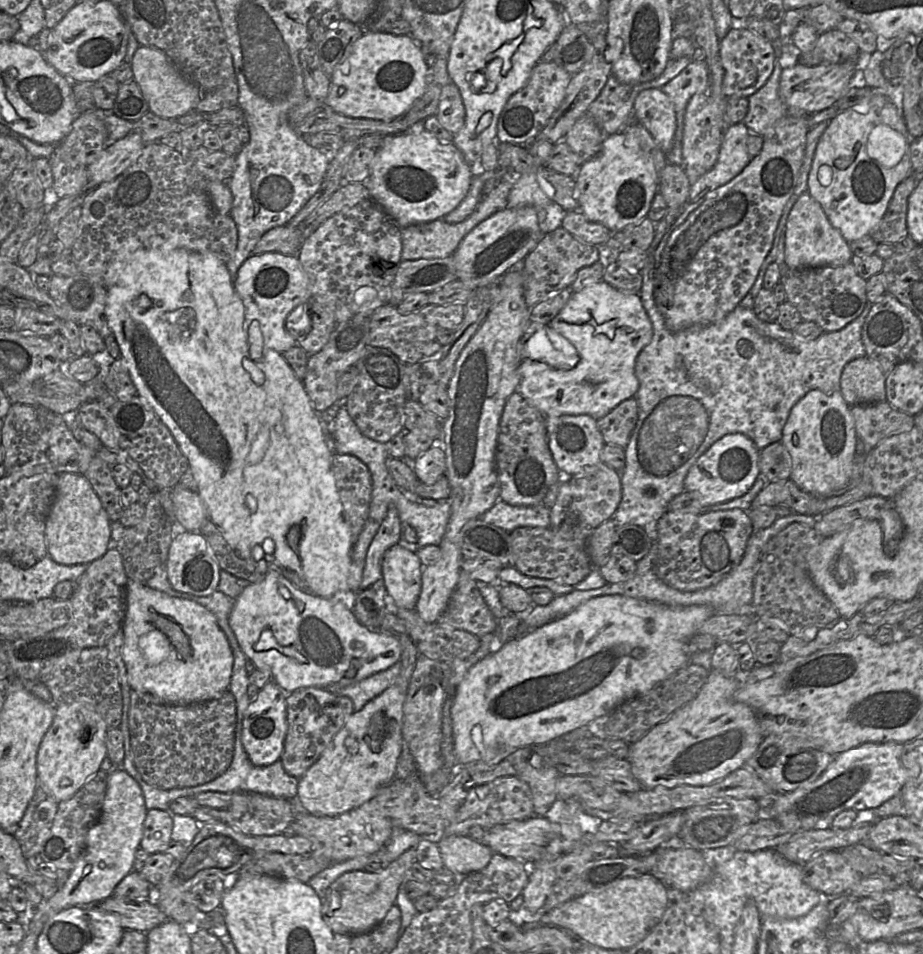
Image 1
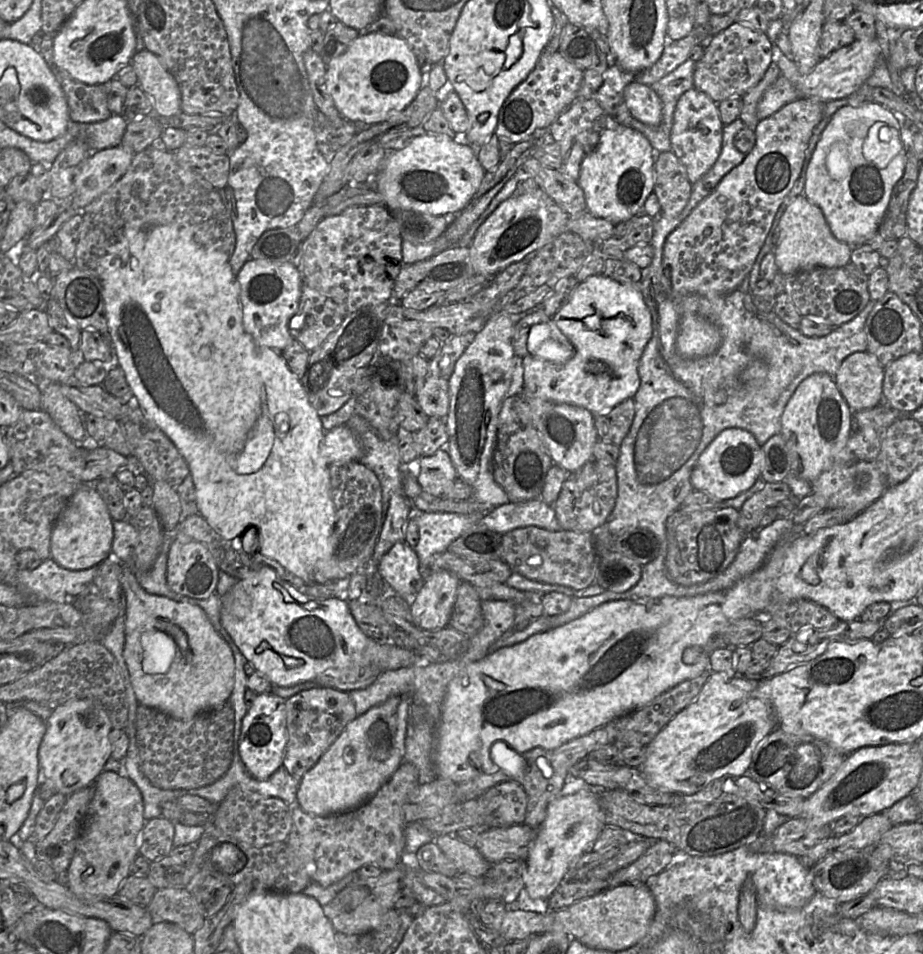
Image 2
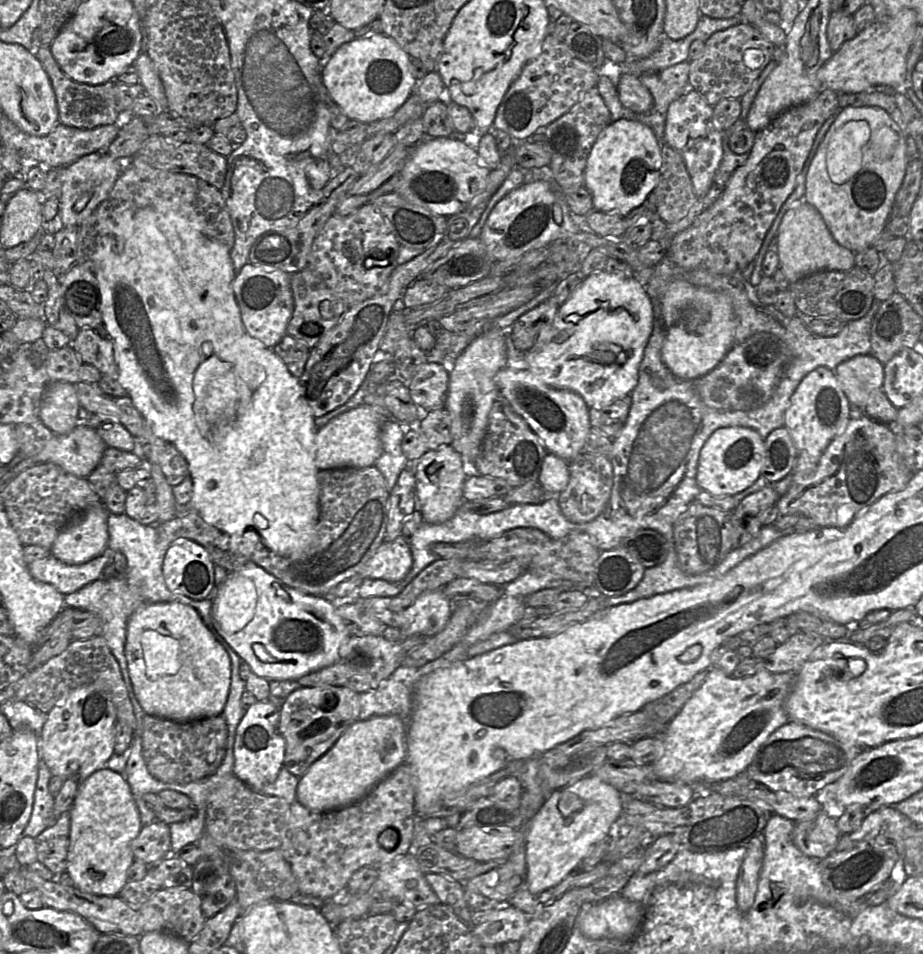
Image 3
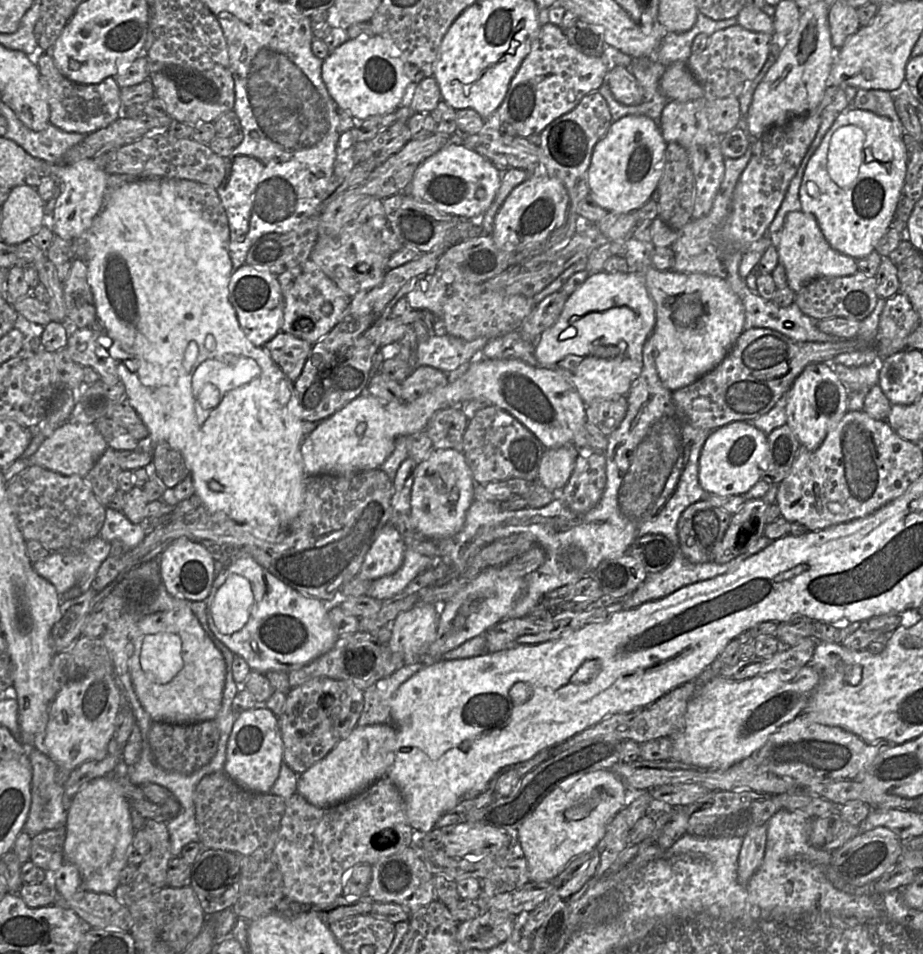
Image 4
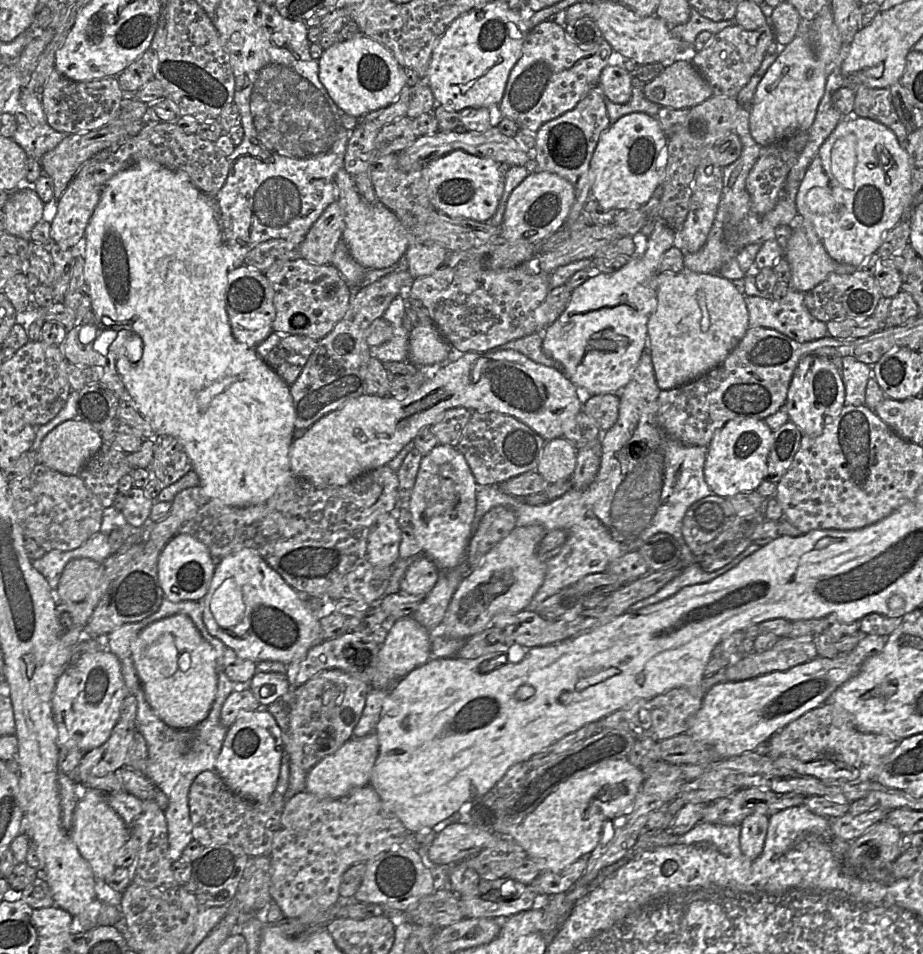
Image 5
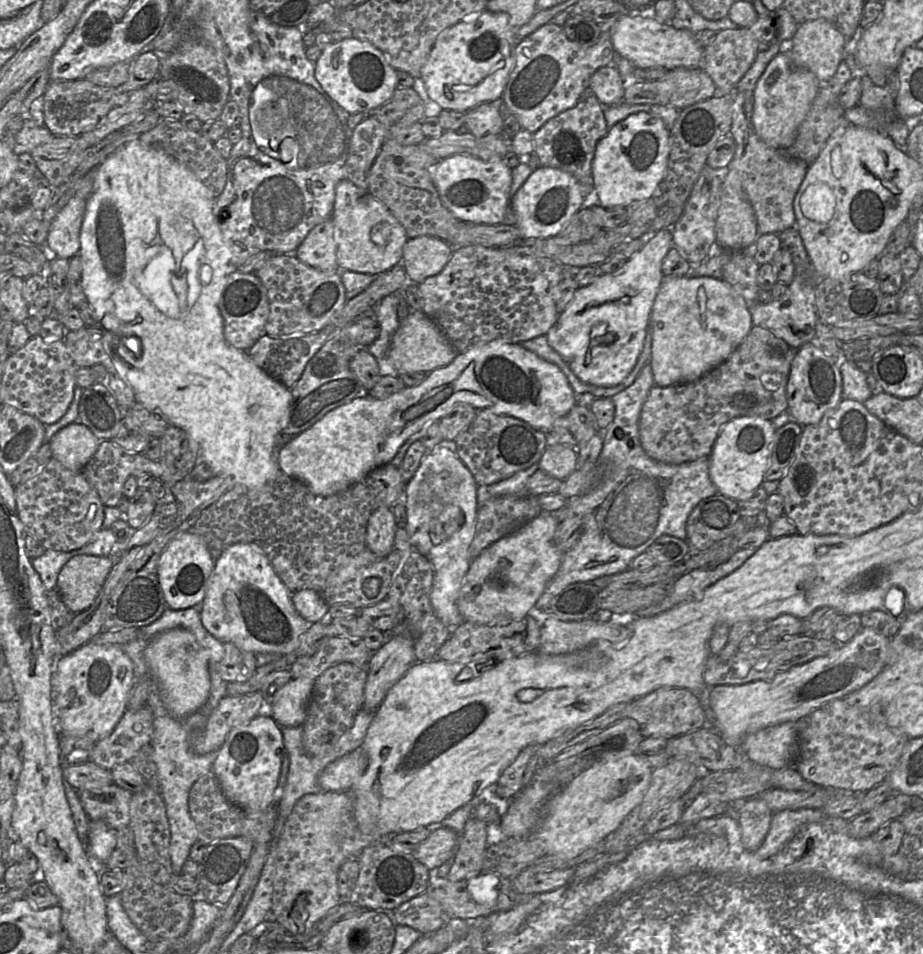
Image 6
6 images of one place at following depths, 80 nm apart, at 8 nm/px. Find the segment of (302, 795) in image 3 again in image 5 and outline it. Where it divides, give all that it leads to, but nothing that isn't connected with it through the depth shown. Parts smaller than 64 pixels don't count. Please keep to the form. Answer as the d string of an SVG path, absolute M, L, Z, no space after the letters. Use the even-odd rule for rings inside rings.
M374 731L362 738L350 738L336 752L326 756L307 771L305 791L320 798L336 799L356 788L367 786L378 752L379 742Z

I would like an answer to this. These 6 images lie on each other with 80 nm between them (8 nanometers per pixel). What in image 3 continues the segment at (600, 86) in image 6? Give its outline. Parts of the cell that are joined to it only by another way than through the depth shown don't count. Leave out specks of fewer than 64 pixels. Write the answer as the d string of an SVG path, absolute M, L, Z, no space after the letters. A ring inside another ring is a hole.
M623 74L616 85L621 104L636 113L647 113L653 106L653 96L649 89L631 74Z

